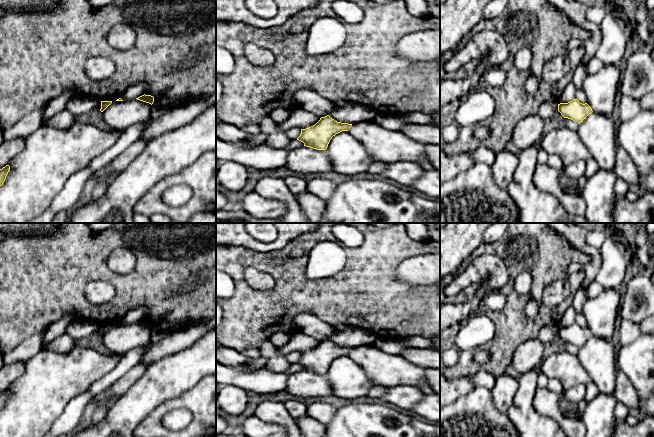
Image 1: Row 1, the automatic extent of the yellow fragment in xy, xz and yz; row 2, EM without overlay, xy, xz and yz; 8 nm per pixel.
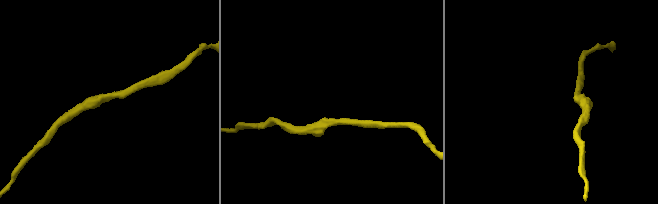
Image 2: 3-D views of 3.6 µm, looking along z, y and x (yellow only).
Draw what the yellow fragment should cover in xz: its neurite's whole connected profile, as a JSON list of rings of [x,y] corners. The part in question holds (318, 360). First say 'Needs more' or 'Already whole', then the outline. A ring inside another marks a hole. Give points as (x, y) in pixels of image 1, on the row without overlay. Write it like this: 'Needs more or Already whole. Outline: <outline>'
Already whole. Outline: [[[329,339],[321,341],[313,350],[301,353],[297,364],[304,367],[304,370],[317,374],[326,374],[333,360],[348,355],[352,348],[337,346]]]

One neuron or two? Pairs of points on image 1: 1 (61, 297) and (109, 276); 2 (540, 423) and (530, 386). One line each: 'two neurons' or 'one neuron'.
1: one neuron
2: one neuron

